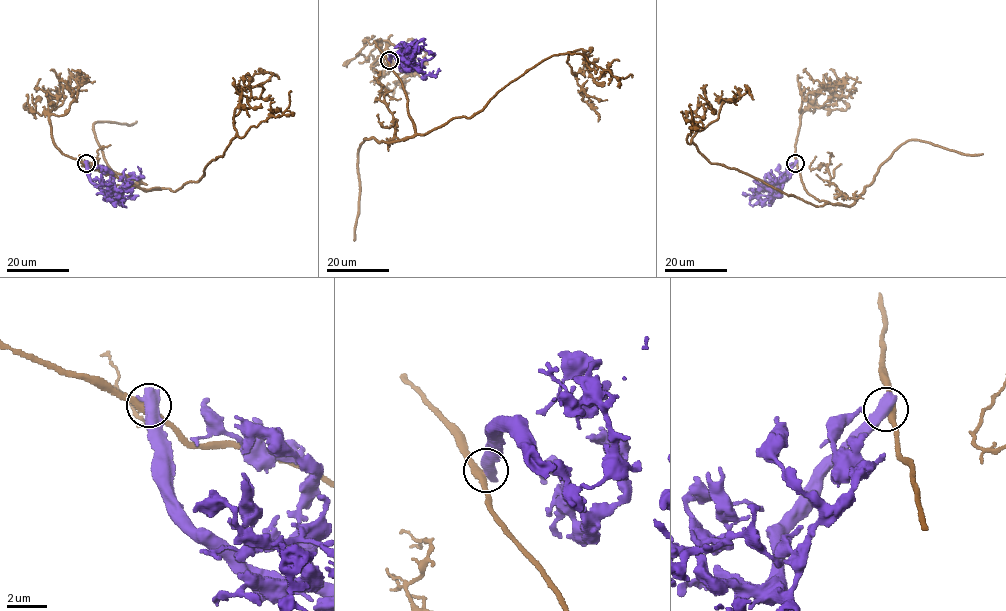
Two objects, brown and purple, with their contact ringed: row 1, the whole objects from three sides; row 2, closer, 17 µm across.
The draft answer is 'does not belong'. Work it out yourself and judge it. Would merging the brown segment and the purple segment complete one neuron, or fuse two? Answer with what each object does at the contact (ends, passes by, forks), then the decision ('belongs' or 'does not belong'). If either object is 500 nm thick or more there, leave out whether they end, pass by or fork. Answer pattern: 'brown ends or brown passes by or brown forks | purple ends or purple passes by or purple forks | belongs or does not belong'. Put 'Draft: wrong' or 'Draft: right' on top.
Draft: right
does not belong

